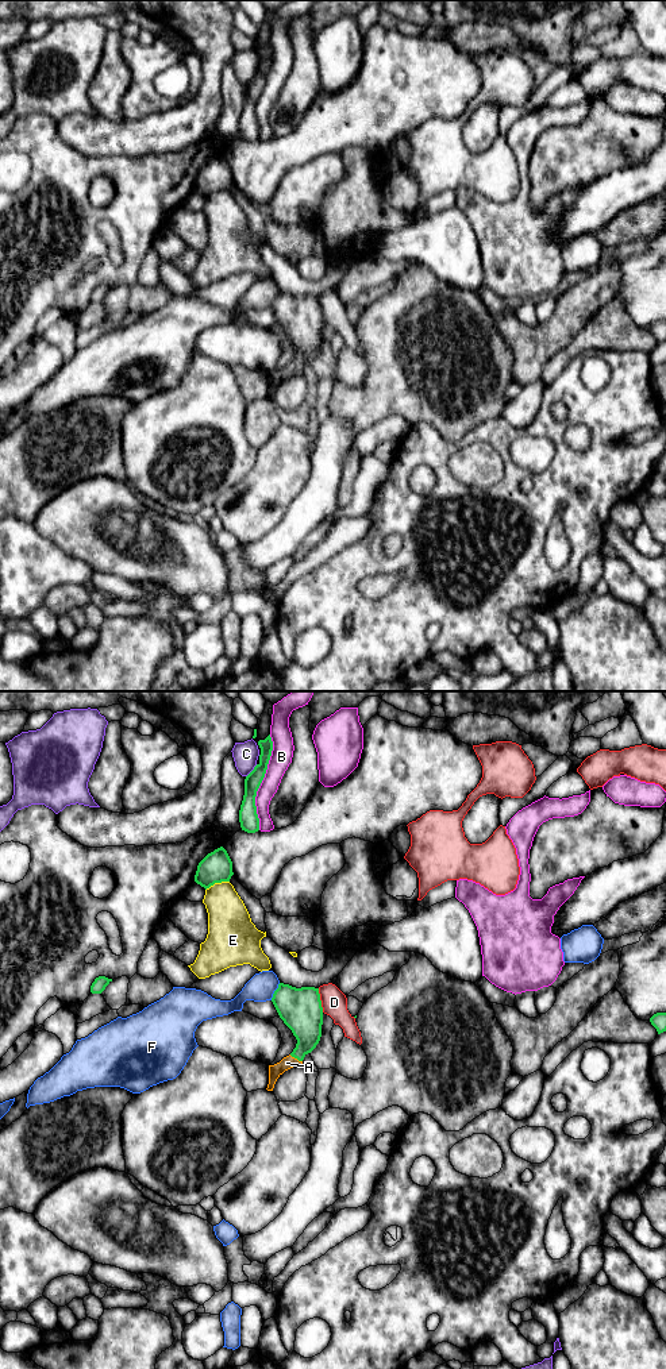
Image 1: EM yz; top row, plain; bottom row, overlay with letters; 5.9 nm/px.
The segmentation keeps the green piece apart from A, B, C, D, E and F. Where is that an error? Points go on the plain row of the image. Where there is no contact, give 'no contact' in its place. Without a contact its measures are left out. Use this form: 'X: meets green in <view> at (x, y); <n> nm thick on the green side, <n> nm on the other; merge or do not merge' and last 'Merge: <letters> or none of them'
A: meets green in yz at (296, 366); 220 nm thick on the green side, 80 nm on the other; merge
B: meets green in yz at (261, 91); 120 nm thick on the green side, 130 nm on the other; do not merge
C: meets green in yz at (251, 80); 110 nm thick on the green side, 150 nm on the other; do not merge
D: meets green in yz at (320, 309); 260 nm thick on the green side, 160 nm on the other; do not merge
E: meets green in yz at (216, 191); 190 nm thick on the green side, 260 nm on the other; do not merge
F: meets green in yz at (274, 300); 260 nm thick on the green side, 160 nm on the other; do not merge
Merge: A

